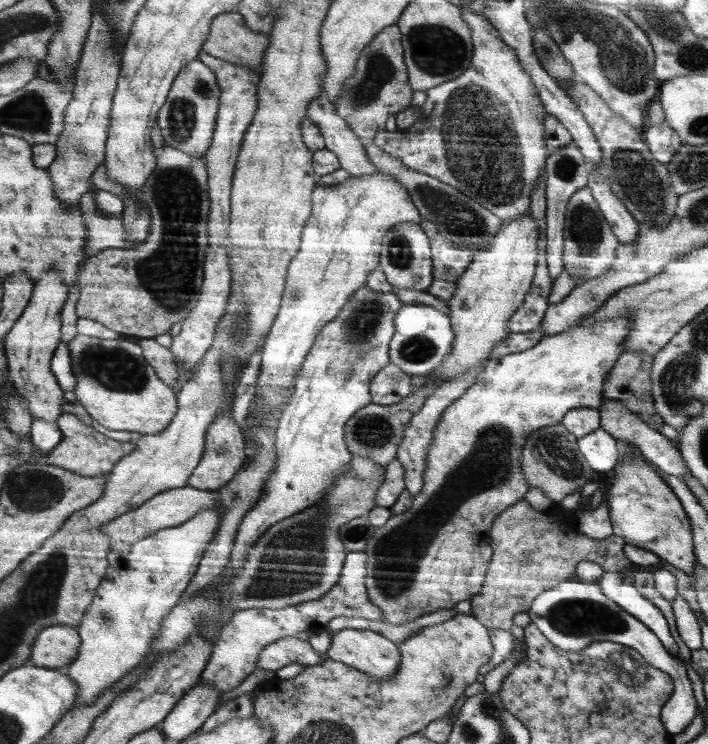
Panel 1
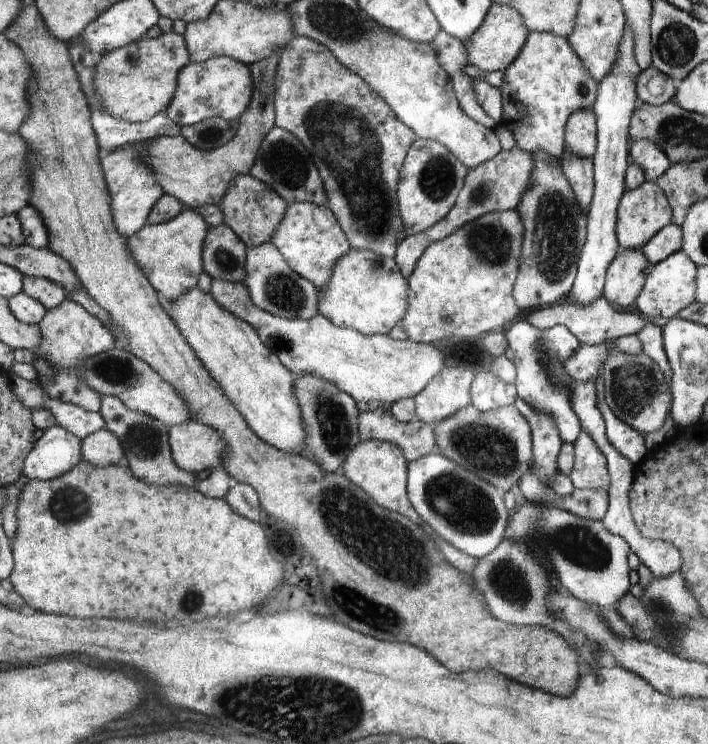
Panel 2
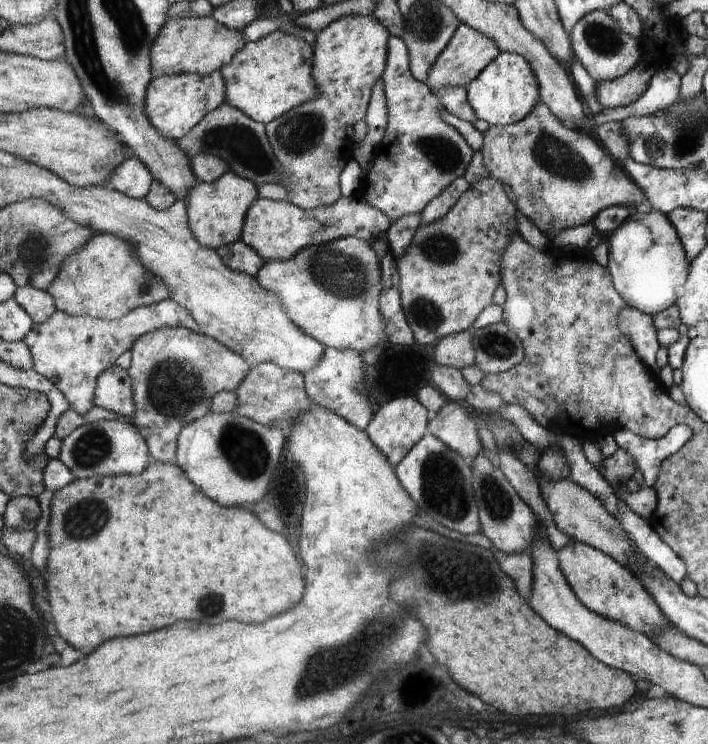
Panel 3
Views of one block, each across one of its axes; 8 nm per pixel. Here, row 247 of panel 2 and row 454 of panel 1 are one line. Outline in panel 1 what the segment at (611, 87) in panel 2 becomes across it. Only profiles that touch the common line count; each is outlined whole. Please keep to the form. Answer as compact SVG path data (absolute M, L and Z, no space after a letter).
M596 429L582 437L578 443L586 461L600 474L613 470L616 466L620 456L620 442L604 429Z

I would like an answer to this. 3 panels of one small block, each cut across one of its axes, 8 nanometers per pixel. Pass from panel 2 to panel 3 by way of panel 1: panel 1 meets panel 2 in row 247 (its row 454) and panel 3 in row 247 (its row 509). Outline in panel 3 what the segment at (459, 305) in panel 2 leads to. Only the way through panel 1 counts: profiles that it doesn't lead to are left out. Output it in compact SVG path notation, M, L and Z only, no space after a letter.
M483 178L469 184L469 190L466 190L446 217L420 225L402 258L394 256L402 312L416 343L436 344L446 336L466 330L492 302L496 288L501 285L502 254L512 236L518 233L516 212L517 206L508 198L502 183L496 178Z

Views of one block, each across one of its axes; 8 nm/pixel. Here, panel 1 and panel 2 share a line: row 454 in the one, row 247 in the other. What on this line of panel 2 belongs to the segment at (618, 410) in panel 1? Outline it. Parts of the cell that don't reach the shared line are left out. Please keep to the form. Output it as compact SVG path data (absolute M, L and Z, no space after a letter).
M671 222L644 245L641 251L647 256L650 264L656 266L657 263L662 262L672 253L680 251L682 243L683 230L681 226Z

